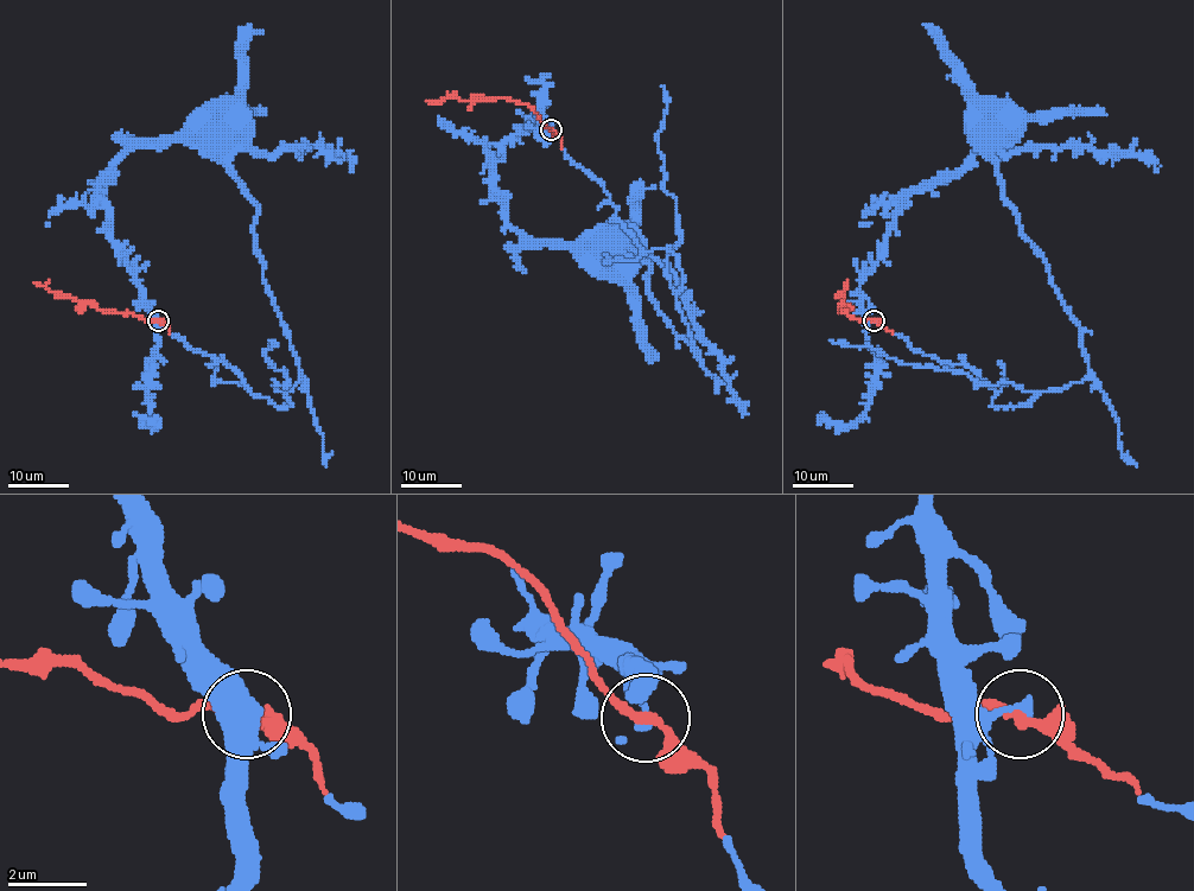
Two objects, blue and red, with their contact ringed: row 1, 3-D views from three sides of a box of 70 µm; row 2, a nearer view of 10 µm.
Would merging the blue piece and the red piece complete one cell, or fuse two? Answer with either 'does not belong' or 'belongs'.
belongs

